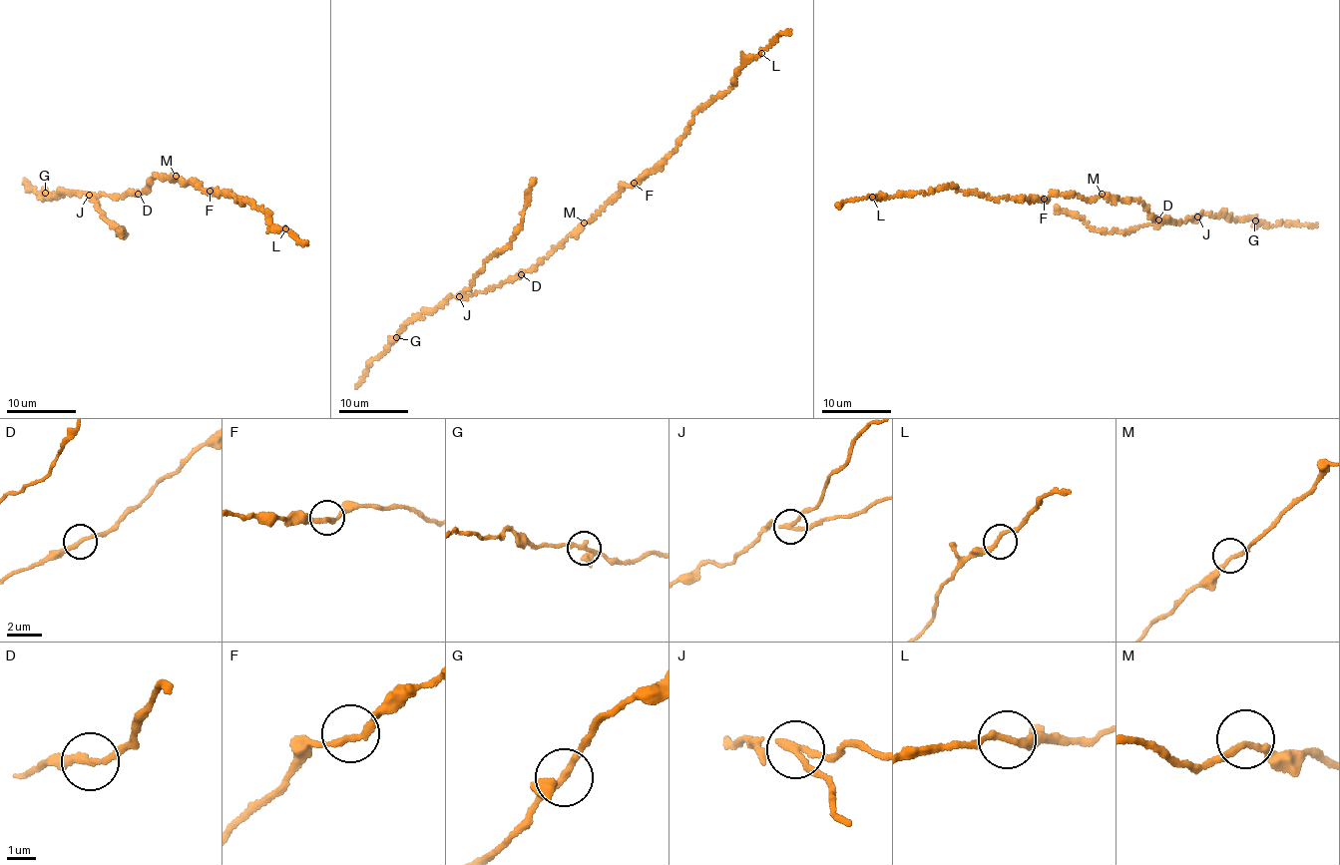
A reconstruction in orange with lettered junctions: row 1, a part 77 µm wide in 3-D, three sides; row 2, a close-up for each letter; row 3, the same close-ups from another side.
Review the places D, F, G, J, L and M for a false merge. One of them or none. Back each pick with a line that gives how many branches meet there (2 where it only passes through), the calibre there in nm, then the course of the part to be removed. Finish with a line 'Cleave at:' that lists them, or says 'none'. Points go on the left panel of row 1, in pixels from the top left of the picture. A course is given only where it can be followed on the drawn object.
J: 3 branches meet; 200 nm thick; foreign part runs (88, 194), (97, 202), (102, 218), (124, 236), (121, 230), (118, 234), (118, 231)
Cleave at: J

